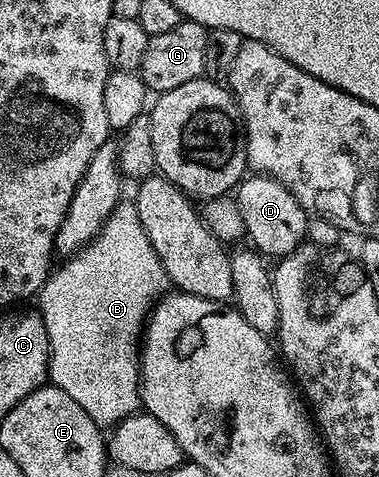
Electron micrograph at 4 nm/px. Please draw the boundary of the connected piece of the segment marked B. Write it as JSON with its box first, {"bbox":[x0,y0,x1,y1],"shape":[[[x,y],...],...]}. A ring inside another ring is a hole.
{"bbox":[38,203,169,427],"shape":[[[132,203],[117,205],[97,236],[63,263],[65,265],[49,276],[38,294],[38,312],[44,319],[48,336],[48,376],[51,384],[66,391],[66,395],[70,395],[70,399],[74,399],[96,425],[115,427],[141,408],[142,334],[146,318],[169,288],[168,275]]]}

